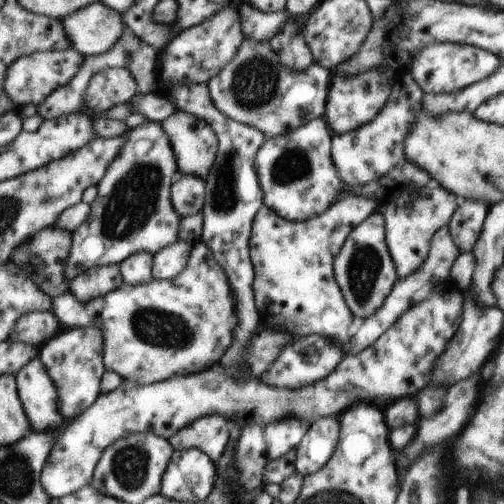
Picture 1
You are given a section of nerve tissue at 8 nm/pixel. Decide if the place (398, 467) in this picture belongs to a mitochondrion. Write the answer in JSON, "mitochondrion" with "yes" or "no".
{"mitochondrion":"no"}

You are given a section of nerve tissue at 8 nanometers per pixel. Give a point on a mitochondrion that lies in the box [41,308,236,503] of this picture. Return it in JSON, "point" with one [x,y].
{"point":[129,466]}

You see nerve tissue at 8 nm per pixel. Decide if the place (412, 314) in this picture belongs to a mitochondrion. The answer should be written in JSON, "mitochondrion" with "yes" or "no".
{"mitochondrion":"no"}

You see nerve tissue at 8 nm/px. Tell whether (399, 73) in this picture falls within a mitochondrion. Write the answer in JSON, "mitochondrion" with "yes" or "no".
{"mitochondrion":"no"}

